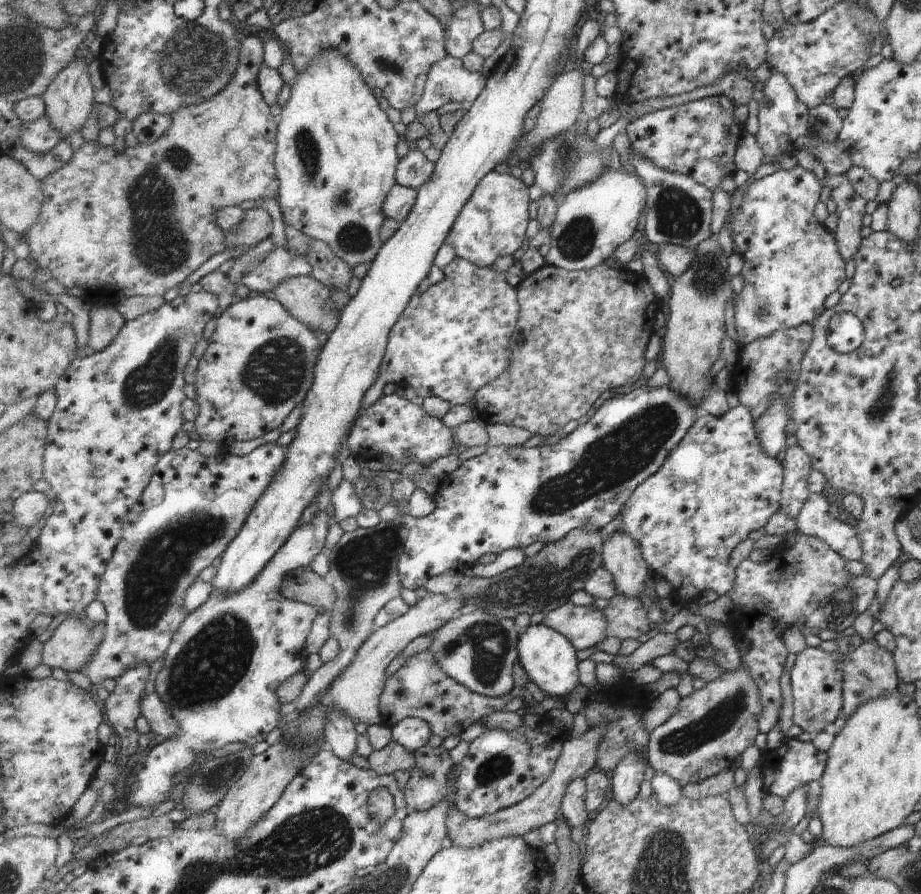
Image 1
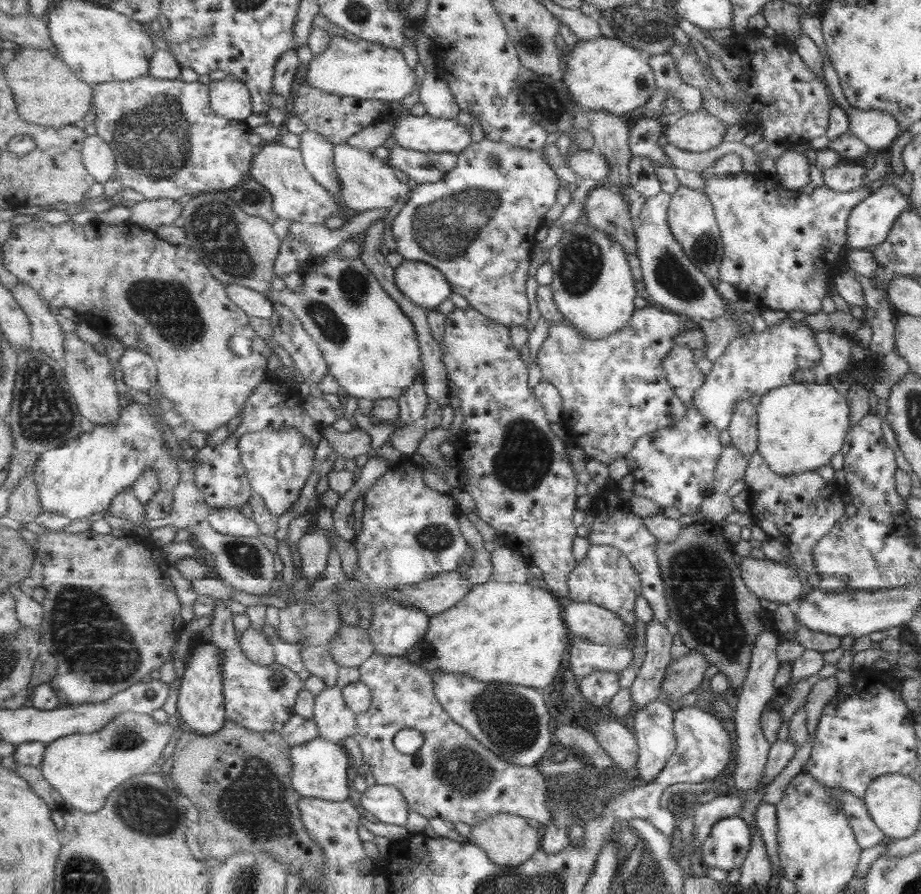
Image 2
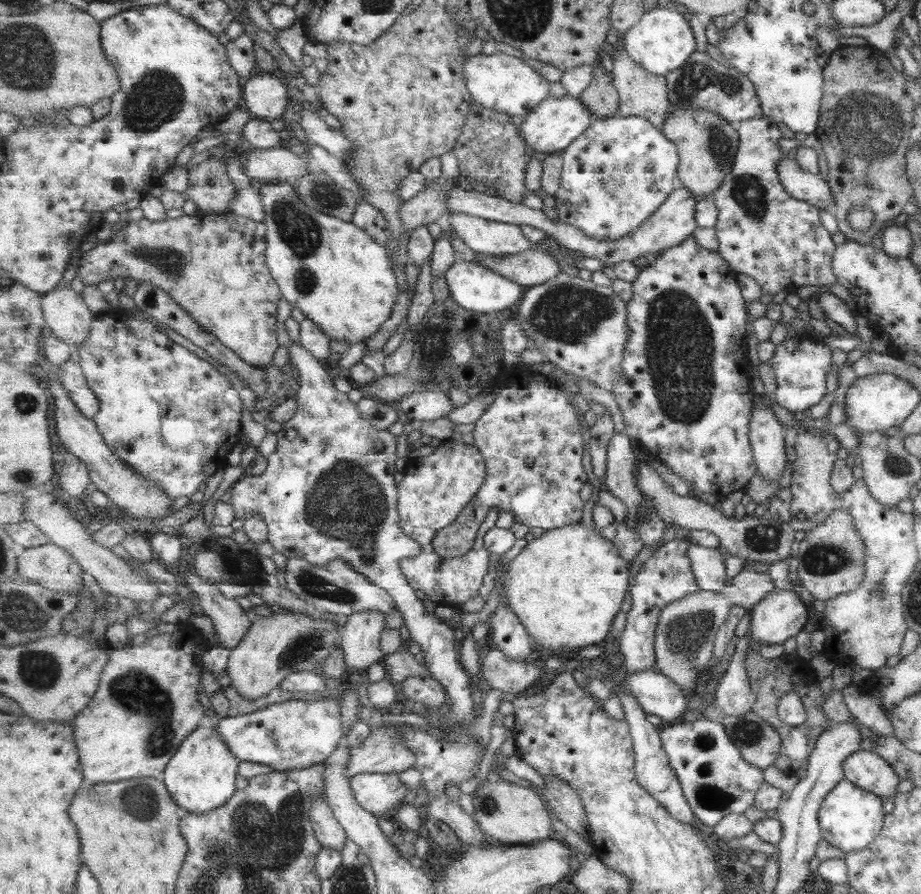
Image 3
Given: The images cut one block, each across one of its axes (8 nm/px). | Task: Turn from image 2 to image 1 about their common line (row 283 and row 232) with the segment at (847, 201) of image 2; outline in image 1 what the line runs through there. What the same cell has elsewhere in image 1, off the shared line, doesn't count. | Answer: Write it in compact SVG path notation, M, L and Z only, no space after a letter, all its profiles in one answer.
M799 166L788 170L779 169L771 175L766 175L759 180L755 180L755 182L751 182L751 184L745 188L745 194L743 194L743 198L741 198L739 208L731 214L729 224L727 224L727 234L729 234L729 238L733 240L733 253L738 254L743 261L740 271L741 278L743 278L743 287L739 290L739 293L737 293L737 298L733 300L733 326L735 326L737 343L740 346L745 346L749 344L749 342L756 341L757 338L761 338L761 336L769 336L769 334L775 331L795 328L800 324L811 325L817 318L817 315L821 314L821 311L824 309L823 300L825 300L831 292L835 292L837 288L839 288L839 284L846 279L844 262L839 258L833 233L826 229L824 225L819 224L813 216L813 208L815 208L815 204L819 202L821 187L822 184L819 183L819 180L811 171L804 170Z

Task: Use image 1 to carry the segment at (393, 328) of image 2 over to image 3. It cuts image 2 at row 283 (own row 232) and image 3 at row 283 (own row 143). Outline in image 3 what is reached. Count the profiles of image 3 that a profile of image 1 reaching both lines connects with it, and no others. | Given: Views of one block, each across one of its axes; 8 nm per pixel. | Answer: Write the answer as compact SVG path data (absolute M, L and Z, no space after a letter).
M298 182L258 185L265 206L265 224L268 226L268 265L281 294L293 306L325 330L332 339L347 340L351 344L368 342L389 321L399 296L396 271L389 251L353 221L325 214L303 202L297 193Z

